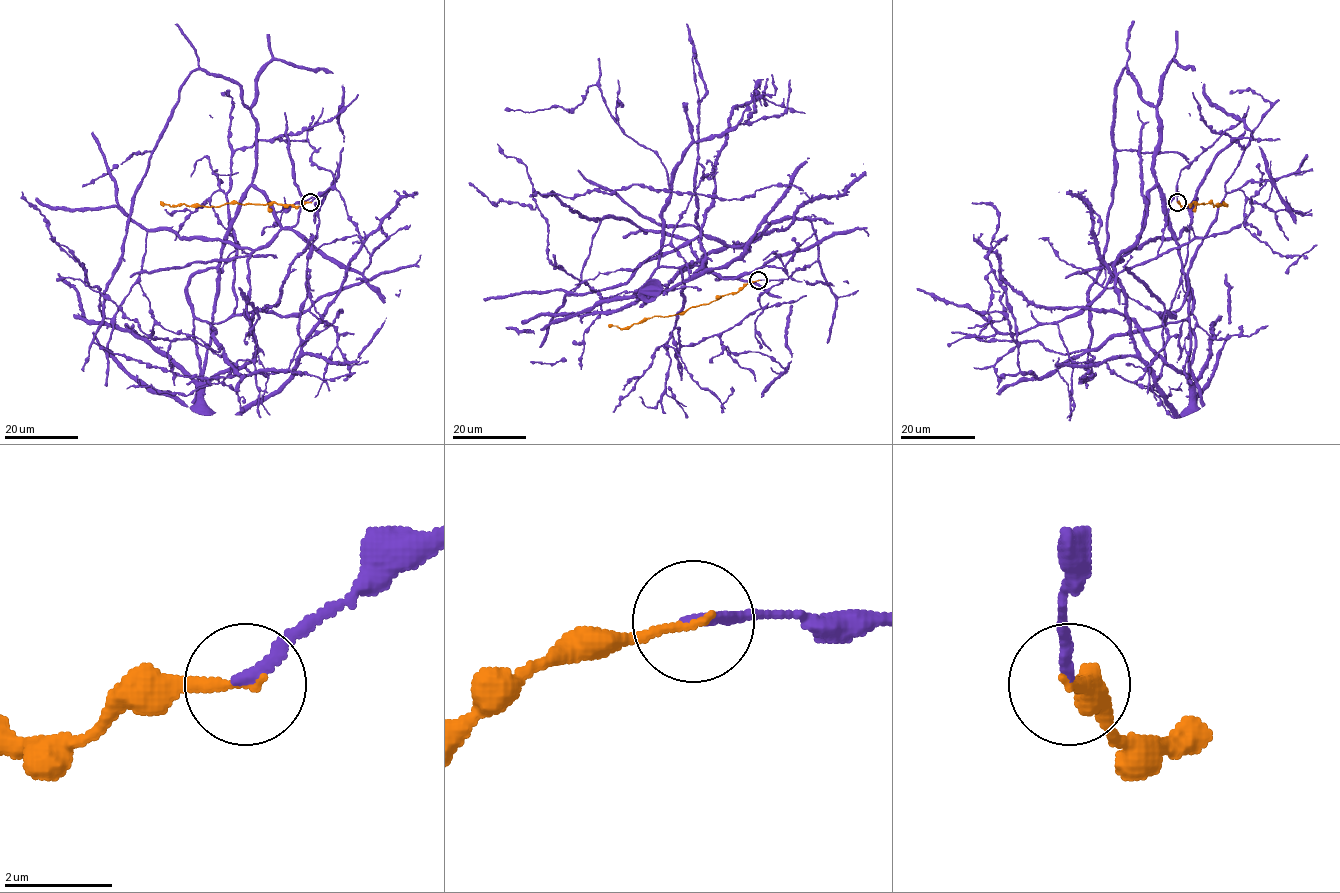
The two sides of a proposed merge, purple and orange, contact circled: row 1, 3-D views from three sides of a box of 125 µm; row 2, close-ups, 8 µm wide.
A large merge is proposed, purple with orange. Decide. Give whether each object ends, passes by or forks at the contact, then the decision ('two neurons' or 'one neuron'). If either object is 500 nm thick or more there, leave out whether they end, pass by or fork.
purple ends there; orange ends there; one neuron

